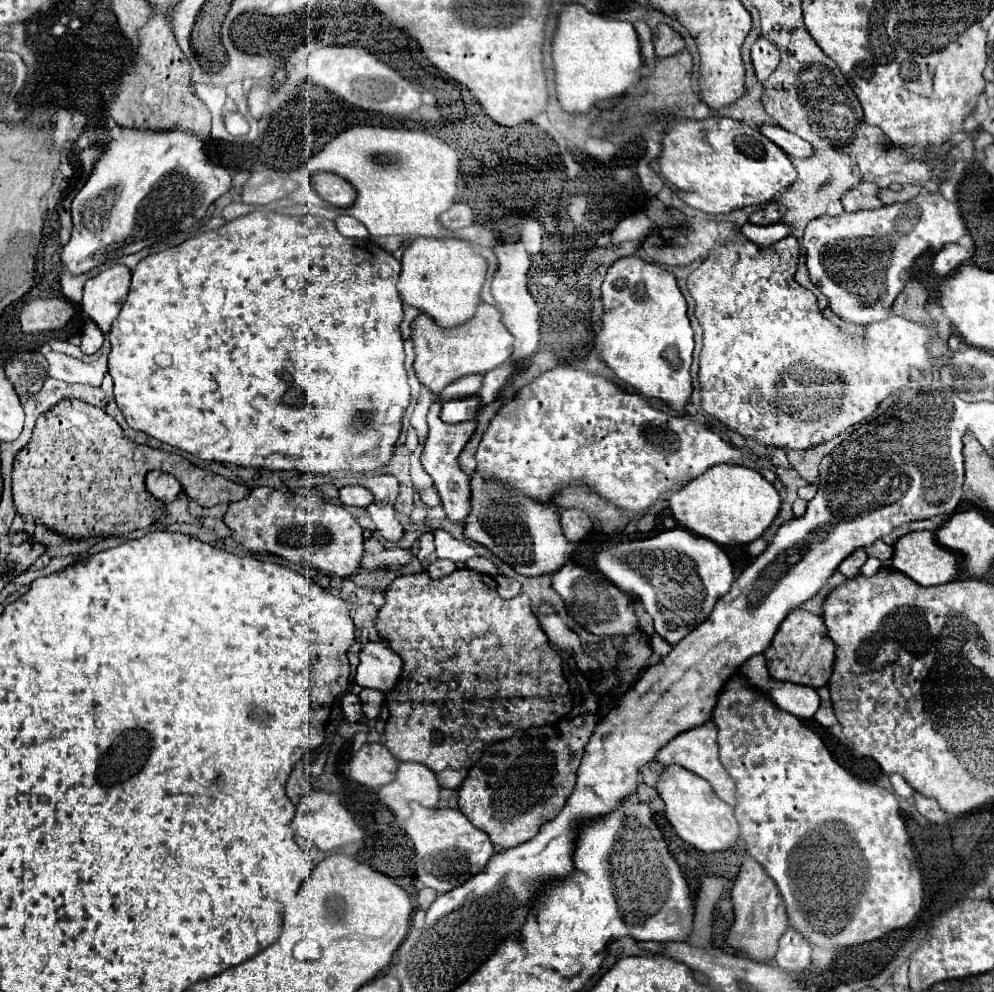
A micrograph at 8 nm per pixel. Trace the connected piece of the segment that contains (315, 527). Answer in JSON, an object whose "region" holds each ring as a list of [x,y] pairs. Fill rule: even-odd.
{"region":[[[257,487],[249,497],[231,503],[223,521],[233,531],[233,539],[249,551],[269,551],[303,567],[313,567],[323,575],[349,577],[359,571],[363,529],[341,505],[327,503],[313,495],[293,495],[271,487]]]}

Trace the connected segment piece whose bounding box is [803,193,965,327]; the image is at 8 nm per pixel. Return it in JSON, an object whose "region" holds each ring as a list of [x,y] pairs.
{"region":[[[921,193],[905,203],[885,205],[873,211],[841,213],[835,217],[817,217],[809,221],[803,237],[807,249],[807,269],[809,279],[827,297],[829,309],[843,321],[853,325],[871,325],[875,321],[885,321],[891,315],[895,297],[903,291],[905,283],[911,279],[913,259],[925,251],[941,251],[949,243],[959,243],[965,235],[965,221],[957,203],[941,197],[941,193]]]}

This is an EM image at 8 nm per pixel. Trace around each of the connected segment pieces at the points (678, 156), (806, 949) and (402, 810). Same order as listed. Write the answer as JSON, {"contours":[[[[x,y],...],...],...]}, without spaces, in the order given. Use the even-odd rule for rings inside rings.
{"contours":[[[[707,117],[701,121],[691,119],[677,123],[669,133],[665,133],[661,145],[661,155],[651,161],[651,169],[659,177],[663,175],[663,181],[679,195],[679,199],[685,205],[699,209],[703,213],[727,215],[735,209],[769,203],[777,193],[787,189],[797,179],[797,171],[789,157],[775,143],[767,141],[767,137],[759,135],[757,127],[745,125],[737,119]]],[[[787,929],[787,933],[779,939],[779,951],[775,955],[775,963],[791,973],[801,973],[811,963],[811,945],[803,939],[795,929]]],[[[399,763],[395,781],[383,785],[377,791],[381,803],[385,803],[399,821],[411,817],[409,803],[415,801],[423,807],[437,807],[439,801],[439,783],[435,773],[419,763]]]]}

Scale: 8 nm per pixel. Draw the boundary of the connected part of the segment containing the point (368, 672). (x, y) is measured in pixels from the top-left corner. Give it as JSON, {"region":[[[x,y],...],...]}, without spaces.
{"region":[[[381,641],[367,643],[359,655],[355,683],[377,691],[391,691],[401,675],[401,659]]]}

